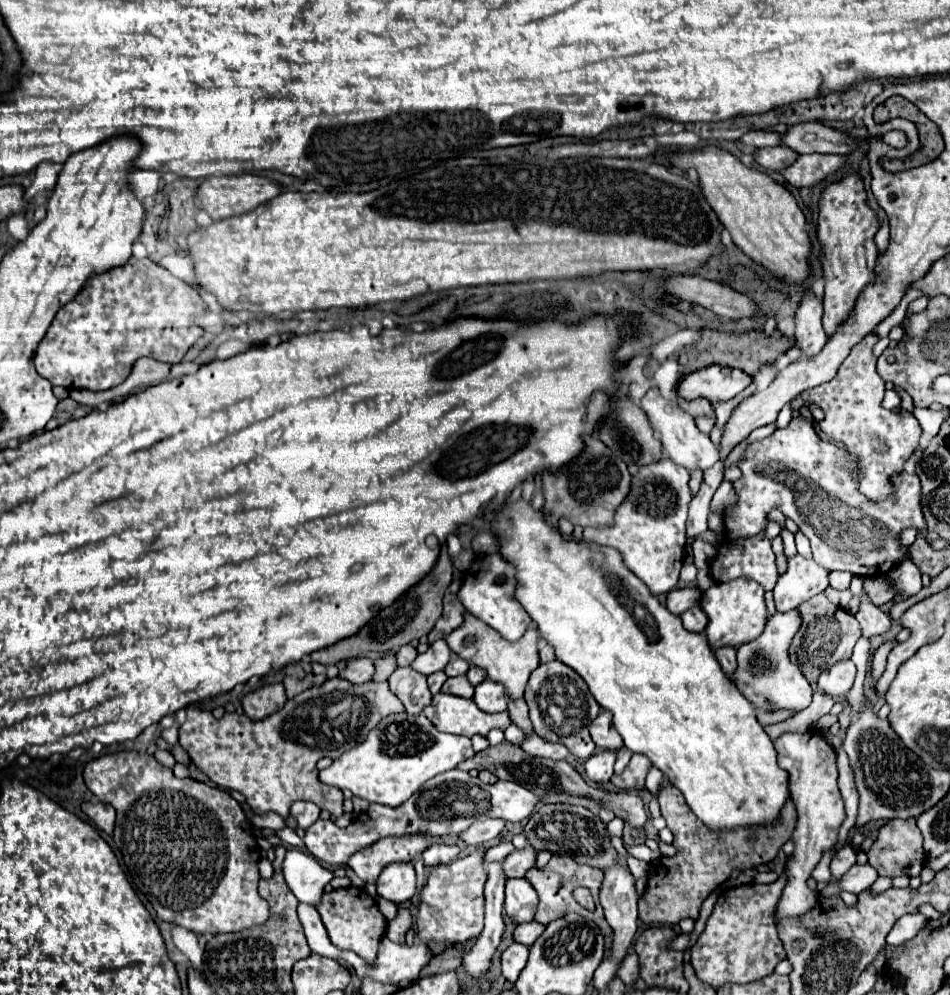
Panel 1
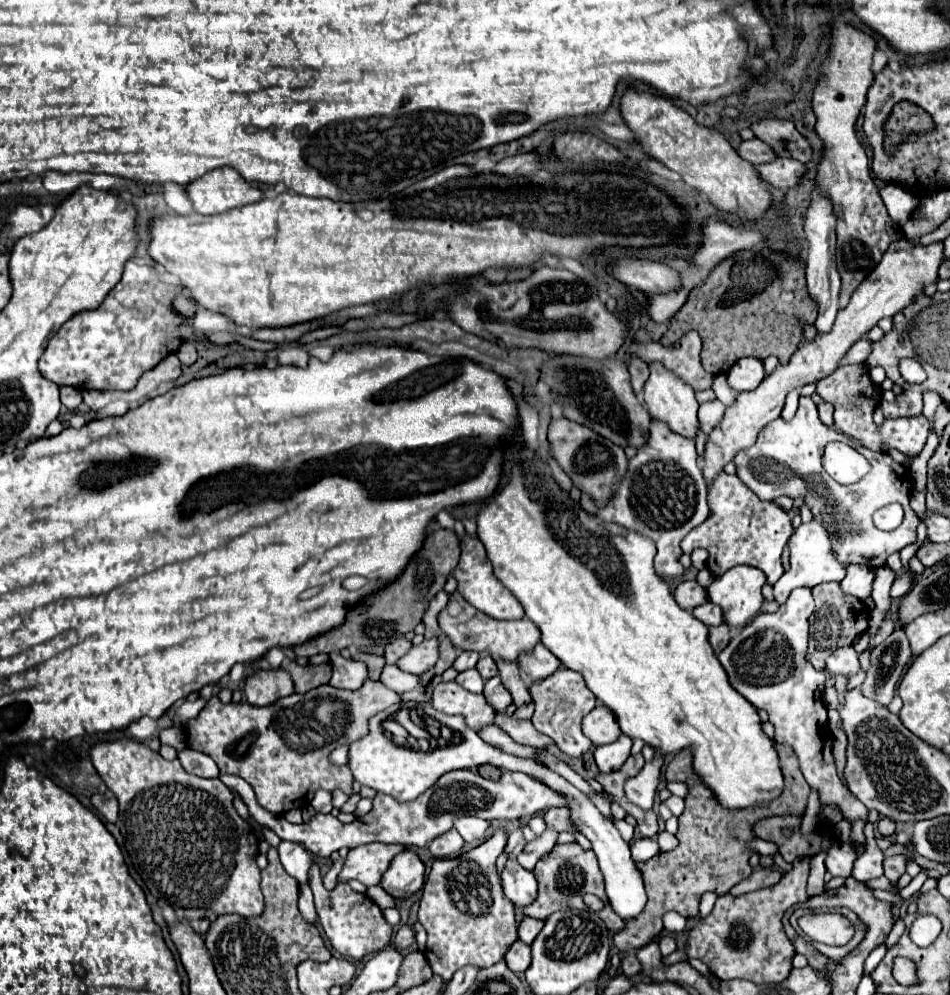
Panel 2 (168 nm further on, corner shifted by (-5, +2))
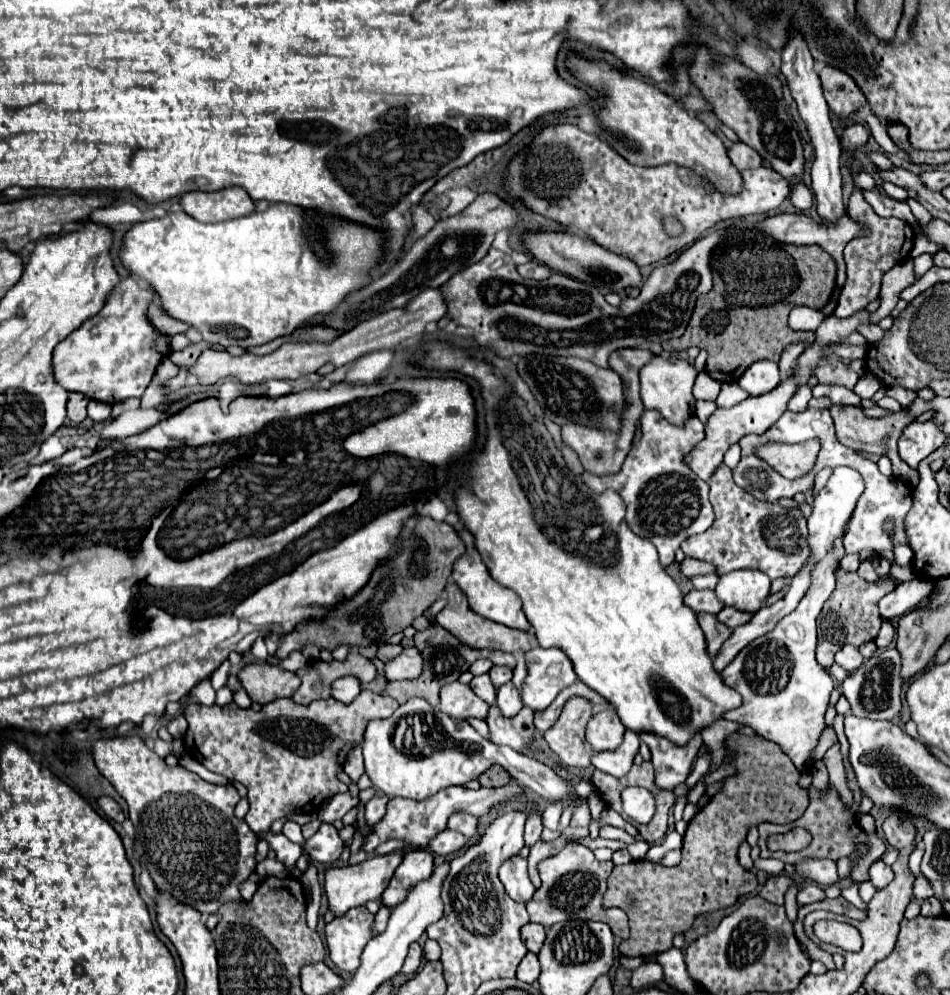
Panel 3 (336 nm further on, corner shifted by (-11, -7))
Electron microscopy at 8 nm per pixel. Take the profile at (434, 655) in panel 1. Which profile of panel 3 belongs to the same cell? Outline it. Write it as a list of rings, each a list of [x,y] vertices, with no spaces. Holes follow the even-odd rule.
[[[403,648],[403,652],[385,662],[383,668],[387,680],[411,680],[417,678],[419,670],[423,670],[423,658],[415,648]]]

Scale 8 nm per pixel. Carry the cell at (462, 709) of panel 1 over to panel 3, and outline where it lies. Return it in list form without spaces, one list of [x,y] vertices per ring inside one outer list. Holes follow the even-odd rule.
[[[451,682],[451,684],[443,686],[443,690],[441,690],[439,710],[449,716],[455,716],[459,720],[465,720],[465,718],[483,720],[483,718],[487,718],[489,704],[483,702],[479,696],[475,696],[469,684]]]

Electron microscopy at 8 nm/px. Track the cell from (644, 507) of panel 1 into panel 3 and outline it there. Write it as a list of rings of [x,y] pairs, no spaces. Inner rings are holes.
[[[645,410],[641,416],[641,438],[631,446],[621,470],[605,476],[583,472],[583,482],[591,490],[603,492],[611,488],[619,492],[627,504],[627,524],[635,530],[635,534],[655,544],[663,566],[675,562],[675,550],[685,538],[705,532],[715,520],[707,498],[707,482],[697,478],[683,464],[683,458],[697,442],[703,440],[703,434],[703,424],[695,414],[689,416],[683,426],[675,426],[657,410]]]

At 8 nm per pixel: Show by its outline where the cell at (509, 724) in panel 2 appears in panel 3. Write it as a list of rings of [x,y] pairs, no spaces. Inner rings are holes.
[[[493,704],[489,708],[489,714],[485,718],[489,724],[489,740],[499,746],[509,746],[517,752],[521,752],[533,738],[535,726],[533,726],[533,710],[521,708],[517,716],[505,718],[501,710]]]

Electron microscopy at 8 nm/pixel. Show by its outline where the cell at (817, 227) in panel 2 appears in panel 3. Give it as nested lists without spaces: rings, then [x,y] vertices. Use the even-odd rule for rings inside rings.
[[[799,34],[791,36],[791,42],[783,48],[781,56],[783,56],[781,74],[787,80],[791,96],[797,102],[797,110],[809,130],[811,144],[815,148],[815,162],[813,162],[813,170],[811,170],[811,178],[813,178],[811,190],[815,192],[815,206],[817,206],[821,220],[835,222],[837,218],[841,218],[845,214],[845,206],[843,206],[843,198],[841,198],[841,170],[839,170],[841,144],[839,144],[839,138],[831,124],[831,114],[829,114],[829,106],[827,106],[823,90],[821,90],[821,80],[819,80],[817,72],[813,70],[813,58],[809,54],[807,42],[803,38],[799,38]]]

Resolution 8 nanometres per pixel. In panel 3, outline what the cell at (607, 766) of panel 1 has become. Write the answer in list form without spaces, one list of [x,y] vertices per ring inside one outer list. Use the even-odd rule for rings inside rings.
[[[627,728],[621,746],[617,746],[615,750],[595,752],[591,764],[601,772],[607,772],[607,774],[619,778],[631,770],[637,750],[639,750],[639,734],[635,730]]]

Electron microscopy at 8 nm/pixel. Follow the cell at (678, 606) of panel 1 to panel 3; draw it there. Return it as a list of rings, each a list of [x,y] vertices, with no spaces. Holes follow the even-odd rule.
[[[691,590],[685,594],[685,604],[695,612],[711,612],[719,614],[719,610],[725,608],[725,604],[715,596],[713,590]]]

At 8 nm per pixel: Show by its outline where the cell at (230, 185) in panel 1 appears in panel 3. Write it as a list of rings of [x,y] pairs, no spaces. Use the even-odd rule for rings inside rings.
[[[239,186],[219,192],[187,192],[179,198],[179,204],[199,222],[225,222],[255,212],[253,200]]]

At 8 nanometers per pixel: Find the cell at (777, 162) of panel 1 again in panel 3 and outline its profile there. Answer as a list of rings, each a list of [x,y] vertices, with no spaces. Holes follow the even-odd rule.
[[[735,142],[735,144],[727,150],[727,156],[729,156],[731,162],[737,166],[737,170],[761,166],[761,156],[759,156],[755,150],[751,150],[747,144],[743,144],[743,142]]]

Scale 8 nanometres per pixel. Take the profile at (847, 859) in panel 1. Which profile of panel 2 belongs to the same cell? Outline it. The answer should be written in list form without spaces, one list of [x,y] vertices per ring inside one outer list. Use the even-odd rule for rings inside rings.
[[[837,843],[829,849],[827,853],[827,859],[825,859],[825,865],[827,865],[827,871],[833,875],[833,877],[851,877],[851,871],[853,871],[853,863],[857,859],[857,851],[851,843]]]

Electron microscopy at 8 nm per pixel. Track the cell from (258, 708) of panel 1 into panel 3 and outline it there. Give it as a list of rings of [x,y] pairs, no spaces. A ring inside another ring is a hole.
[[[247,664],[239,670],[237,678],[249,692],[253,702],[267,704],[275,698],[293,696],[299,688],[299,678],[295,672],[287,672],[275,664]]]

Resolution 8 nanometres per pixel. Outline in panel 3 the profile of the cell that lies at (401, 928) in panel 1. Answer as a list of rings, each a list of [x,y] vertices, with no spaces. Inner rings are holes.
[[[417,942],[411,944],[411,950],[409,950],[407,958],[405,958],[405,964],[403,964],[401,972],[403,974],[415,974],[419,970],[419,966],[421,966],[421,958],[423,958],[423,948]]]

